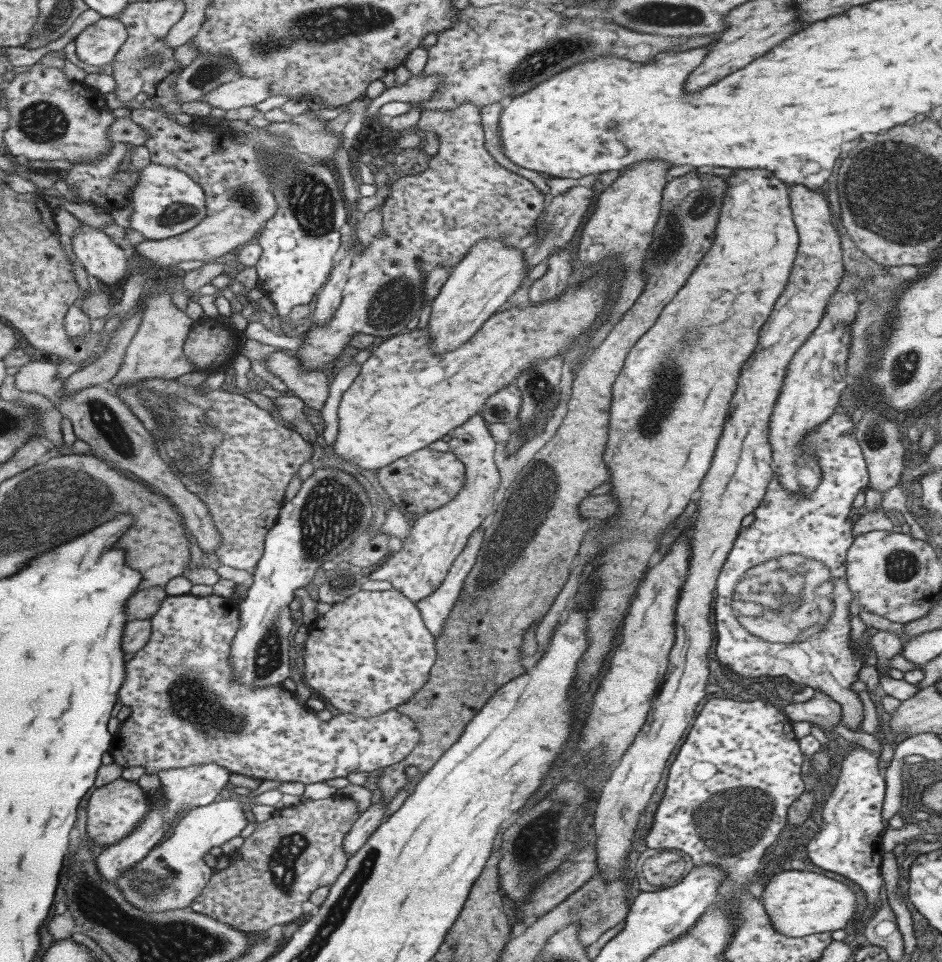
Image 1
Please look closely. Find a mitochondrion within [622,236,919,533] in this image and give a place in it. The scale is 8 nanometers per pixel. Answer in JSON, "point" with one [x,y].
{"point":[665,382]}

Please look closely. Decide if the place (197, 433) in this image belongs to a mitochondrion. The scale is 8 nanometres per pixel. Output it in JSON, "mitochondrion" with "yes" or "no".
{"mitochondrion":"yes"}

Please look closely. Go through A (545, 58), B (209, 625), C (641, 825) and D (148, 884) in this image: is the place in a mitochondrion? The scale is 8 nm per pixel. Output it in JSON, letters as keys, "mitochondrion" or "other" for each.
{"A":"mitochondrion","B":"other","C":"other","D":"mitochondrion"}

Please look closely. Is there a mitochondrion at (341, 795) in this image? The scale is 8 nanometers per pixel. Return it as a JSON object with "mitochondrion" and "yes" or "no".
{"mitochondrion":"no"}

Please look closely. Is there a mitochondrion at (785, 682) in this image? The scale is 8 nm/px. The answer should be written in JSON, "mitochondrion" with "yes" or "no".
{"mitochondrion":"no"}

